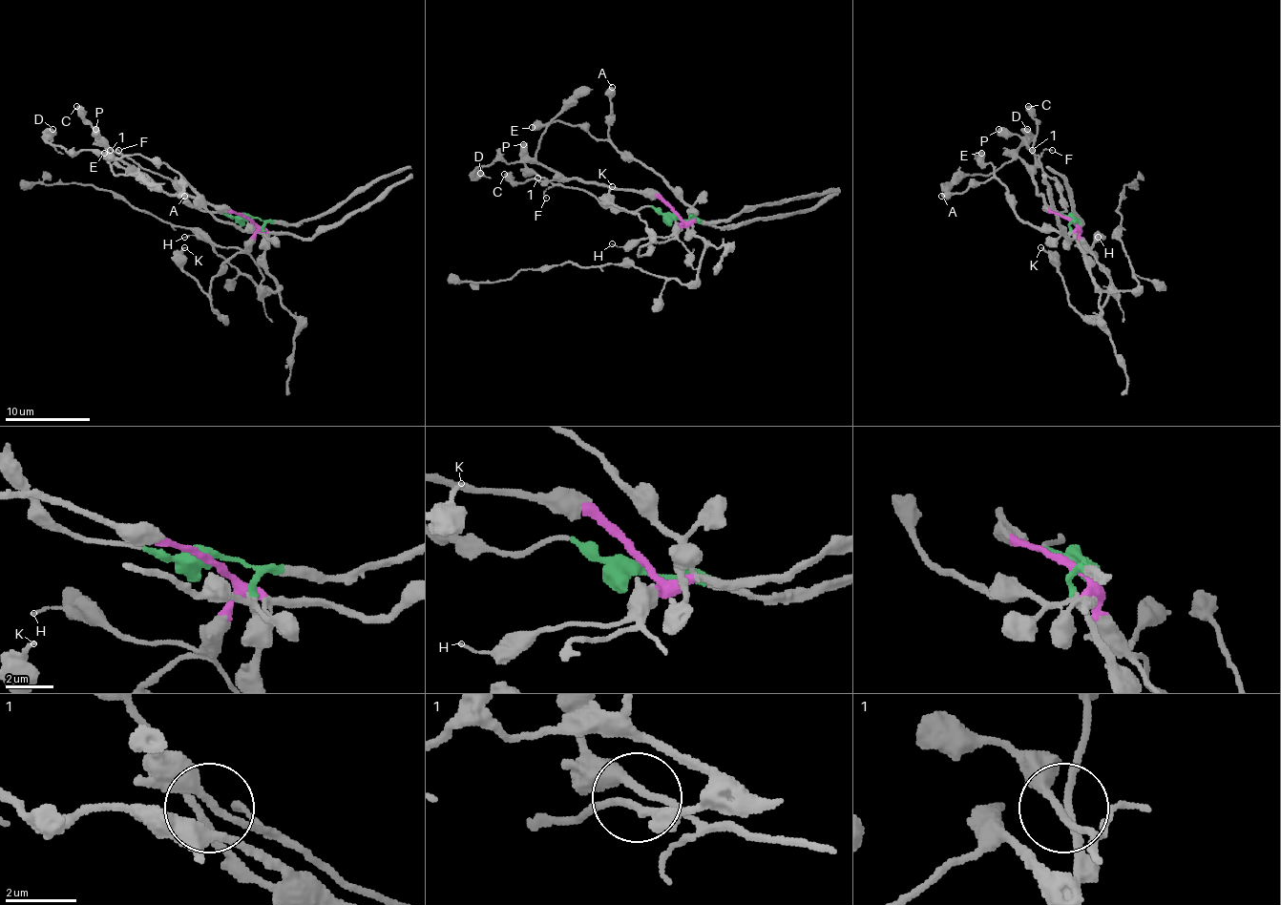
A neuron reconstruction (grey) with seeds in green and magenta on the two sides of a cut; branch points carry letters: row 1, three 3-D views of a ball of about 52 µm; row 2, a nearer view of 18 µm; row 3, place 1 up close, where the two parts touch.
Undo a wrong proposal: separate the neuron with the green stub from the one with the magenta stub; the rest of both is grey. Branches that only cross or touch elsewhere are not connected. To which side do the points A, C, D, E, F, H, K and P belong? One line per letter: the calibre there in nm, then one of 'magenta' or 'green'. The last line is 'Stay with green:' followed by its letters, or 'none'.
A: 600 nm | green
C: 550 nm | magenta
D: 800 nm | magenta
E: 650 nm | green
F: 120 nm | green
H: 90 nm | magenta
K: 160 nm | magenta
P: 700 nm | green
Stay with green: A, E, F, P

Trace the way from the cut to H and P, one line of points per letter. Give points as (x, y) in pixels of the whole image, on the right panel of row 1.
H: (1068, 218), (1089, 249), (1102, 234), (1098, 237)
P: (1070, 218), (1061, 213), (1065, 211), (1061, 188), (1042, 169), (1040, 158), (1019, 137), (1004, 135), (997, 129)

